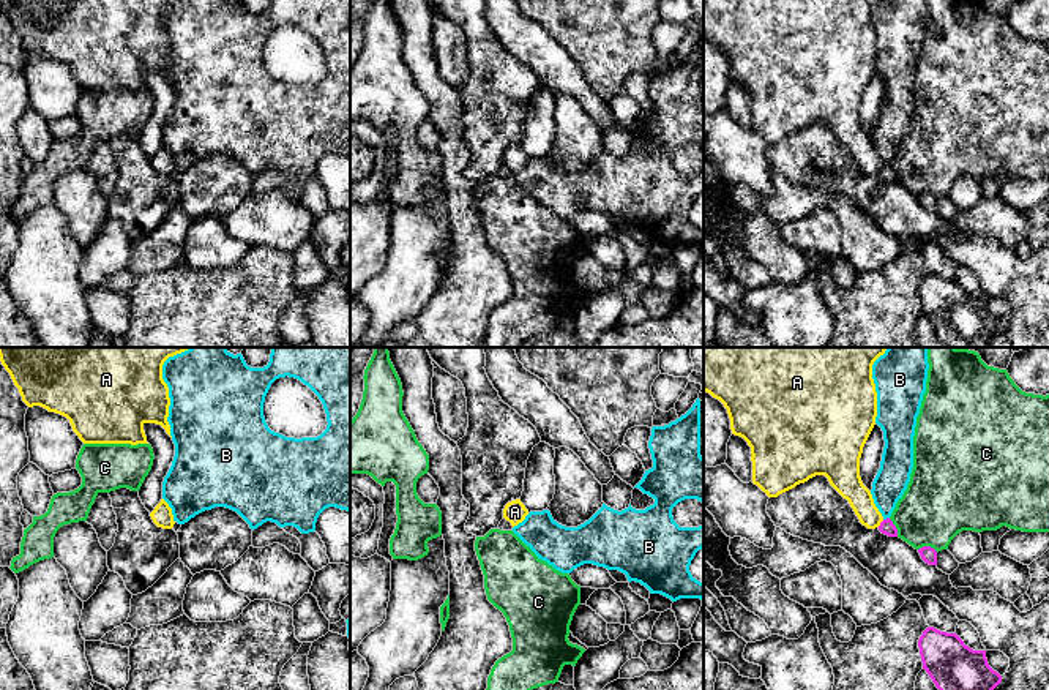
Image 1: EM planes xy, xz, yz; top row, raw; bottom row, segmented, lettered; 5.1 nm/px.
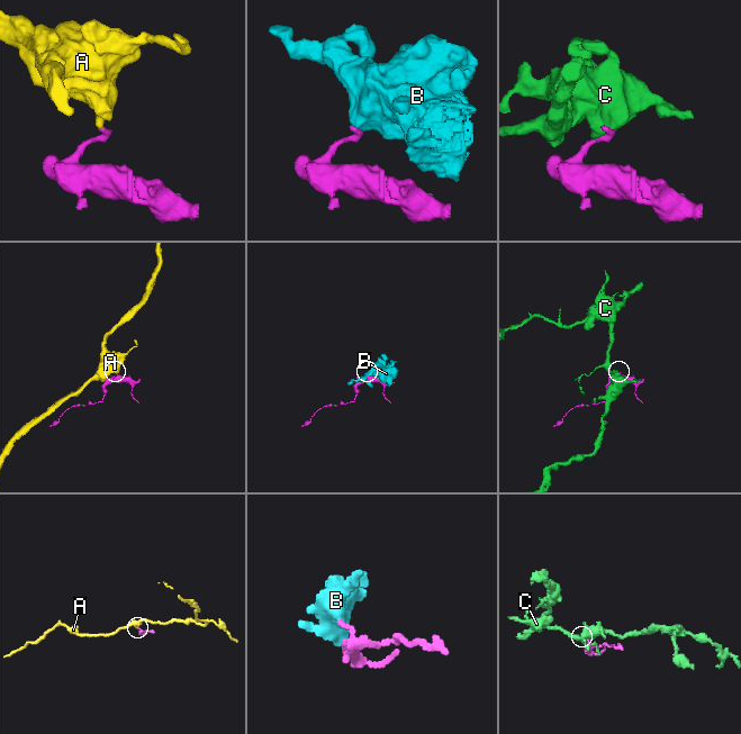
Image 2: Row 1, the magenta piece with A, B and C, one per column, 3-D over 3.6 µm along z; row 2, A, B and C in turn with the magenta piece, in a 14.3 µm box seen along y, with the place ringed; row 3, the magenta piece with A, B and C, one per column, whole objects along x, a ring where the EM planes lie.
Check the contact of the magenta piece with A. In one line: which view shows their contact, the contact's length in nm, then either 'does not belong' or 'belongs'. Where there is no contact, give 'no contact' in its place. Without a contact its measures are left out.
meets magenta in yz; contact 50 nm long; does not belong

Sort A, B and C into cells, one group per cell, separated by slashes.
A / B / C

